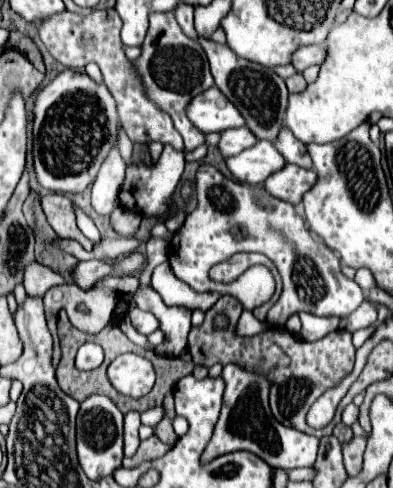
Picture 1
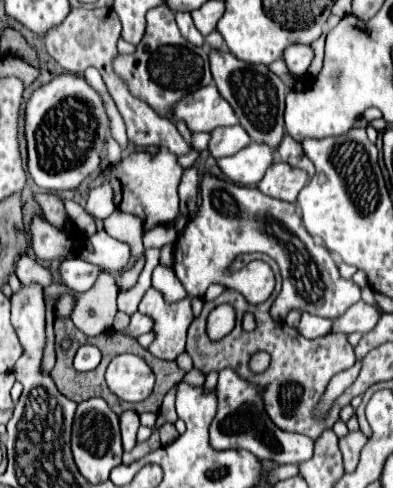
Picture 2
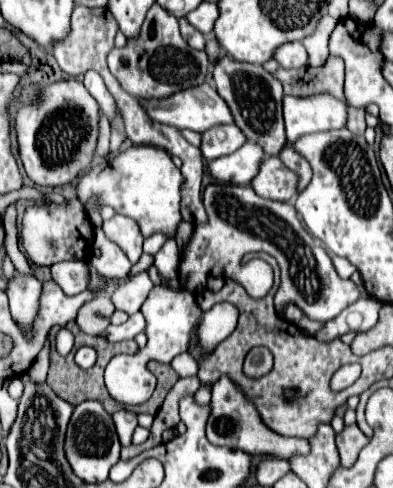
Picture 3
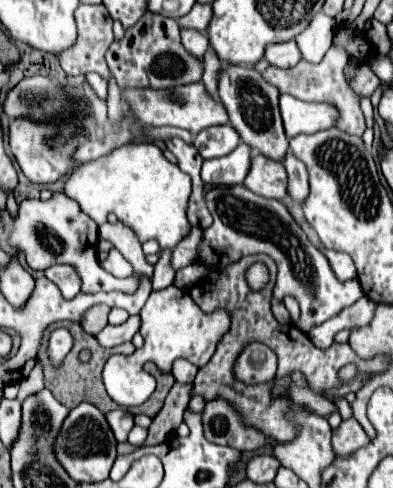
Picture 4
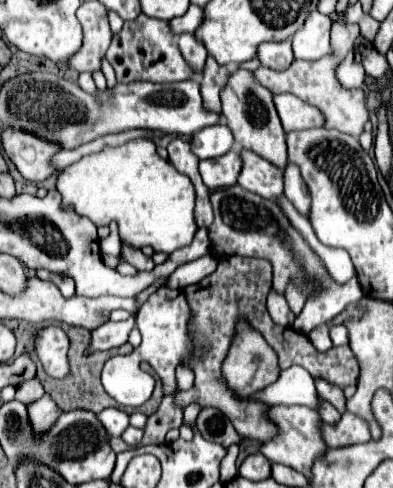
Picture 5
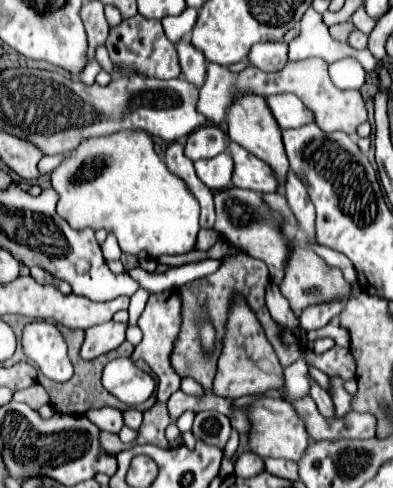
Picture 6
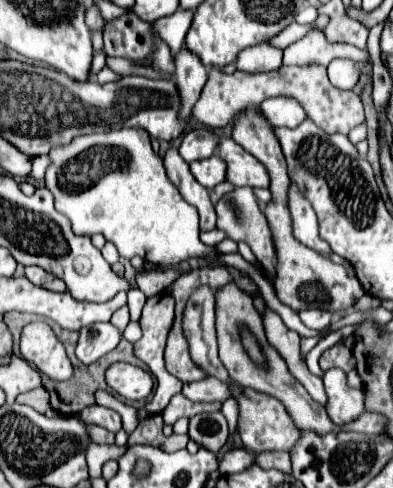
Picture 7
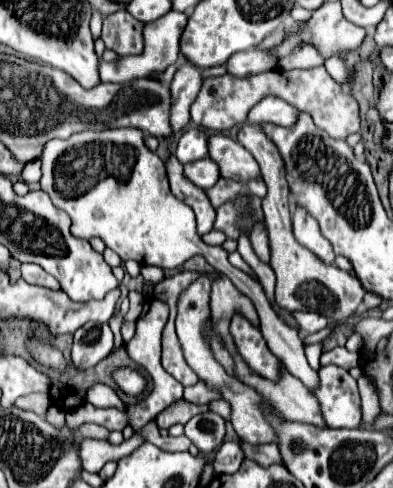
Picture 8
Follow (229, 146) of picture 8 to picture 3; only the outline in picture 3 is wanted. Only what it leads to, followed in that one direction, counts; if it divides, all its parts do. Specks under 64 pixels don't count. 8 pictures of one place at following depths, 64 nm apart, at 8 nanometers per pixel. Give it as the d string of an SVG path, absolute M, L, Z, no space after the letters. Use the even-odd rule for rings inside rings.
M264 156L260 172L252 178L250 186L262 198L284 202L296 196L296 174L290 172L278 156Z

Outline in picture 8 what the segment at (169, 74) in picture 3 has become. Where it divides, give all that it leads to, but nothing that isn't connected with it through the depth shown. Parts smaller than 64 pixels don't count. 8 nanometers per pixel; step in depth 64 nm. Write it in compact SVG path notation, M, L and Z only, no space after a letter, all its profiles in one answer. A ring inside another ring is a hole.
M118 10L104 18L102 40L106 48L120 56L130 56L142 52L142 28L144 24L132 18L126 10Z

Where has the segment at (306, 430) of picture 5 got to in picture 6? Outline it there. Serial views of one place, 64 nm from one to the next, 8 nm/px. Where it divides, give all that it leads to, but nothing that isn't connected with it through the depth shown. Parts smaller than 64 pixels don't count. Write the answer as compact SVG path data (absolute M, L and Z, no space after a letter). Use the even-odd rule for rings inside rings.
M262 396L258 398L258 402L252 402L246 408L248 420L250 420L250 432L248 432L248 446L254 454L266 458L266 456L274 456L274 458L288 458L298 462L302 452L308 446L308 432L304 428L304 422L298 418L296 410L280 400L280 398L268 398Z

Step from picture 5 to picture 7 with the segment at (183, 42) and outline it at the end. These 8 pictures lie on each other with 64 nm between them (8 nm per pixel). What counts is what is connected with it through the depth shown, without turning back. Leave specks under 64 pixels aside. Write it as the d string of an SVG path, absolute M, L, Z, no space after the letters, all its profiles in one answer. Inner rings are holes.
M182 48L176 56L176 72L174 72L174 82L180 92L180 118L188 120L192 106L196 104L204 84L206 84L206 68L200 64L200 60Z

